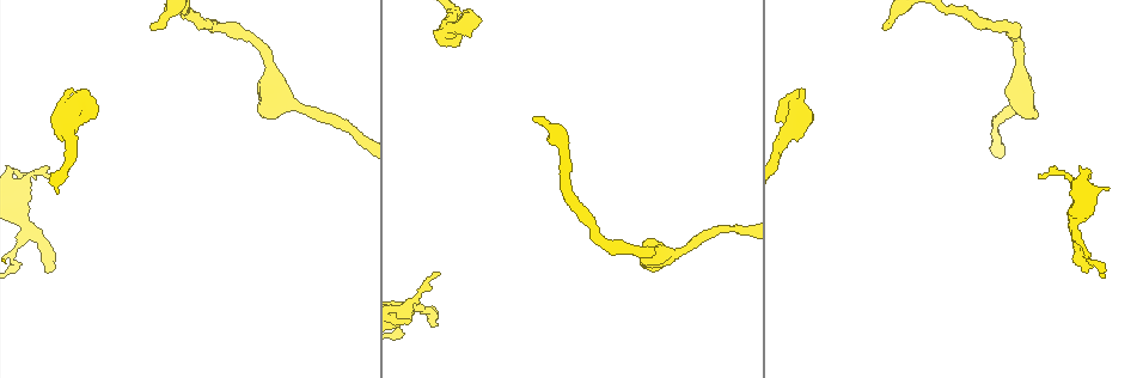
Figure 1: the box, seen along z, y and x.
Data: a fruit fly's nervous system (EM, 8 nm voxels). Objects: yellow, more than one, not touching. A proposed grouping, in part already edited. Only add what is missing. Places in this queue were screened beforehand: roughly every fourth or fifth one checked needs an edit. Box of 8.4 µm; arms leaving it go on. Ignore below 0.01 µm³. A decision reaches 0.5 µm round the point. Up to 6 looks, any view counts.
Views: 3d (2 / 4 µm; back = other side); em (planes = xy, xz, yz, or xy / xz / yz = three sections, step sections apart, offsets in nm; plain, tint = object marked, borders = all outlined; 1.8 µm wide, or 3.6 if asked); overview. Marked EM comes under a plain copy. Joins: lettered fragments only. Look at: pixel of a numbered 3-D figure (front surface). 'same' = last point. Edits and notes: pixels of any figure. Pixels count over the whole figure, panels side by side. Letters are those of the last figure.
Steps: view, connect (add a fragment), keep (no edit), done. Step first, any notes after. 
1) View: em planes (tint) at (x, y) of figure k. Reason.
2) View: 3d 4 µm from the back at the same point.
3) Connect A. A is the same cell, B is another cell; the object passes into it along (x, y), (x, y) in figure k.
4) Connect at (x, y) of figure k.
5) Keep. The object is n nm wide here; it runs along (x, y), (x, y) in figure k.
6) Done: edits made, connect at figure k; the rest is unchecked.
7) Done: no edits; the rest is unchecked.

View: em xy step 8 (borders) at (535, 120) of figure 1. Long arm stops here.

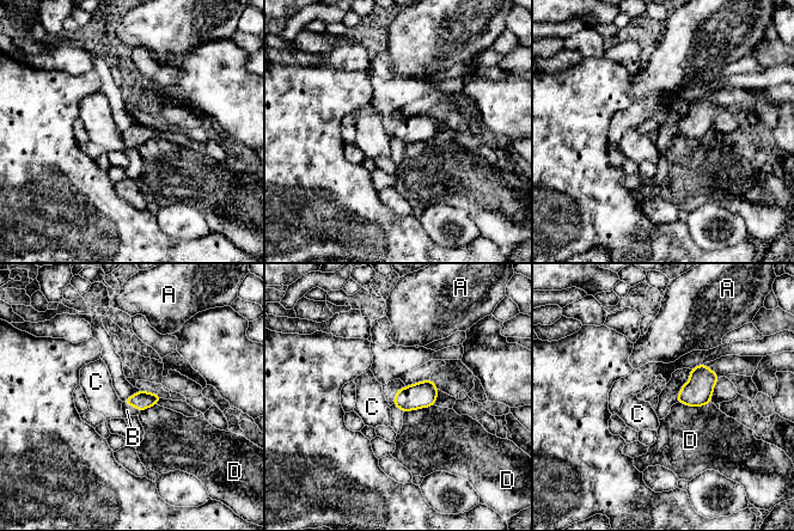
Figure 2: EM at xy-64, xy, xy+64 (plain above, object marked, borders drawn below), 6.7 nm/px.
View: em planes (borders) at the same point. Another direction.

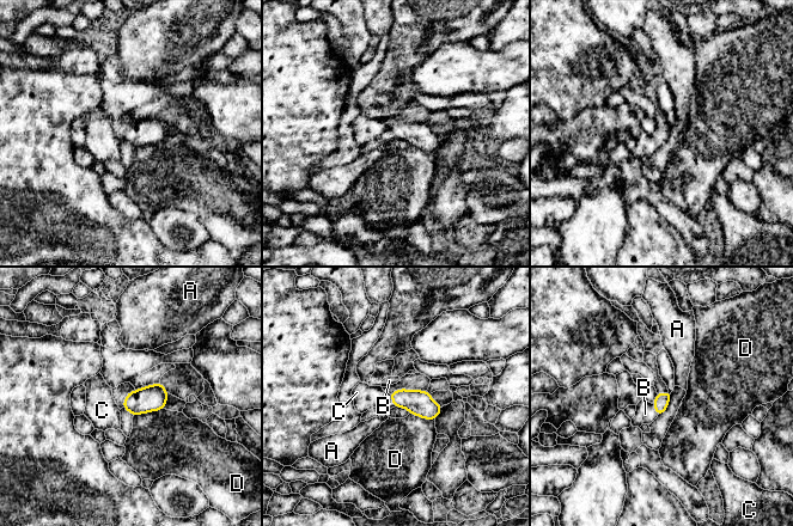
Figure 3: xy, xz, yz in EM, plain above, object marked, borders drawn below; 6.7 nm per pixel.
Connect B. B is the same cell, A, C and D are other cells; the object passes into it along (660, 403), (654, 408), (645, 414) in figure 3; it goes on there.

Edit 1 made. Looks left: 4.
View: em xy step 4 (borders) at (406, 311) of figure 1. Calibre changes.

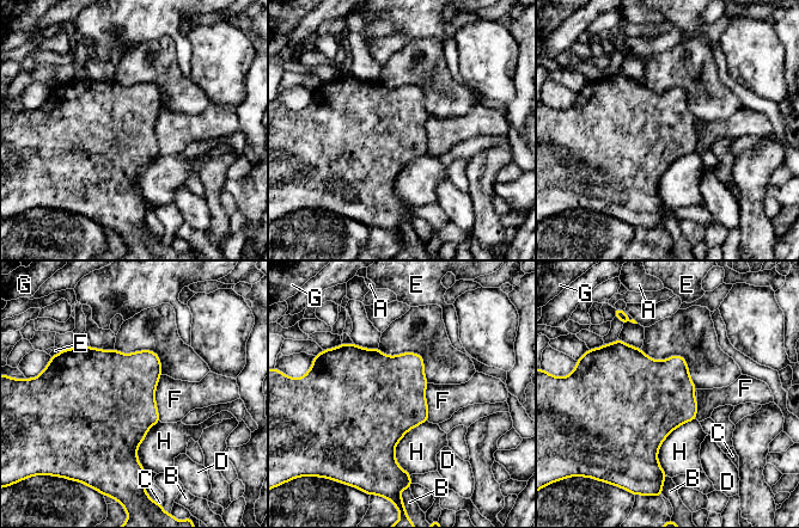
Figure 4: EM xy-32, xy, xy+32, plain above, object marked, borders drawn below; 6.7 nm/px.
Keep. The object is 550 nm wide here; A, B, C, D, E, F, G and H are other cells; a border runs along (160, 374), (154, 392), (159, 421) in figure 4; none of them fits.

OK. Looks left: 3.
Done: edits made, connect at figure 3; the rest is unchecked.

